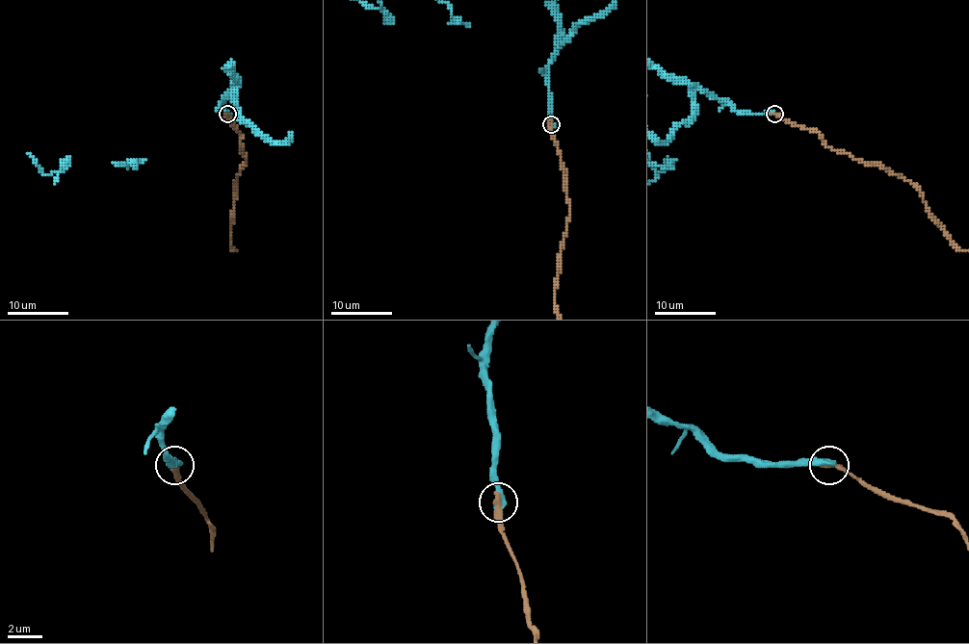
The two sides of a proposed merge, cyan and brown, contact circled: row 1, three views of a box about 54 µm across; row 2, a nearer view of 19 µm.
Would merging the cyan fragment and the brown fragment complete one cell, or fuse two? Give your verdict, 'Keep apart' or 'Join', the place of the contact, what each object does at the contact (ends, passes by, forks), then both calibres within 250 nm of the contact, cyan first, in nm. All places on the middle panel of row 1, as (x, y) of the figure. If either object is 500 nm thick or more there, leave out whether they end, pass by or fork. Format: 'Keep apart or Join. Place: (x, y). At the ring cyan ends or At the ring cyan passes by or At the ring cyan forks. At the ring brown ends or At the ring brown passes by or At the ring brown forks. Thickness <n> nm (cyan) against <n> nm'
Keep apart. Place: (551, 124). At the ring cyan ends. At the ring brown ends. Thickness 400 nm (cyan) against 320 nm

